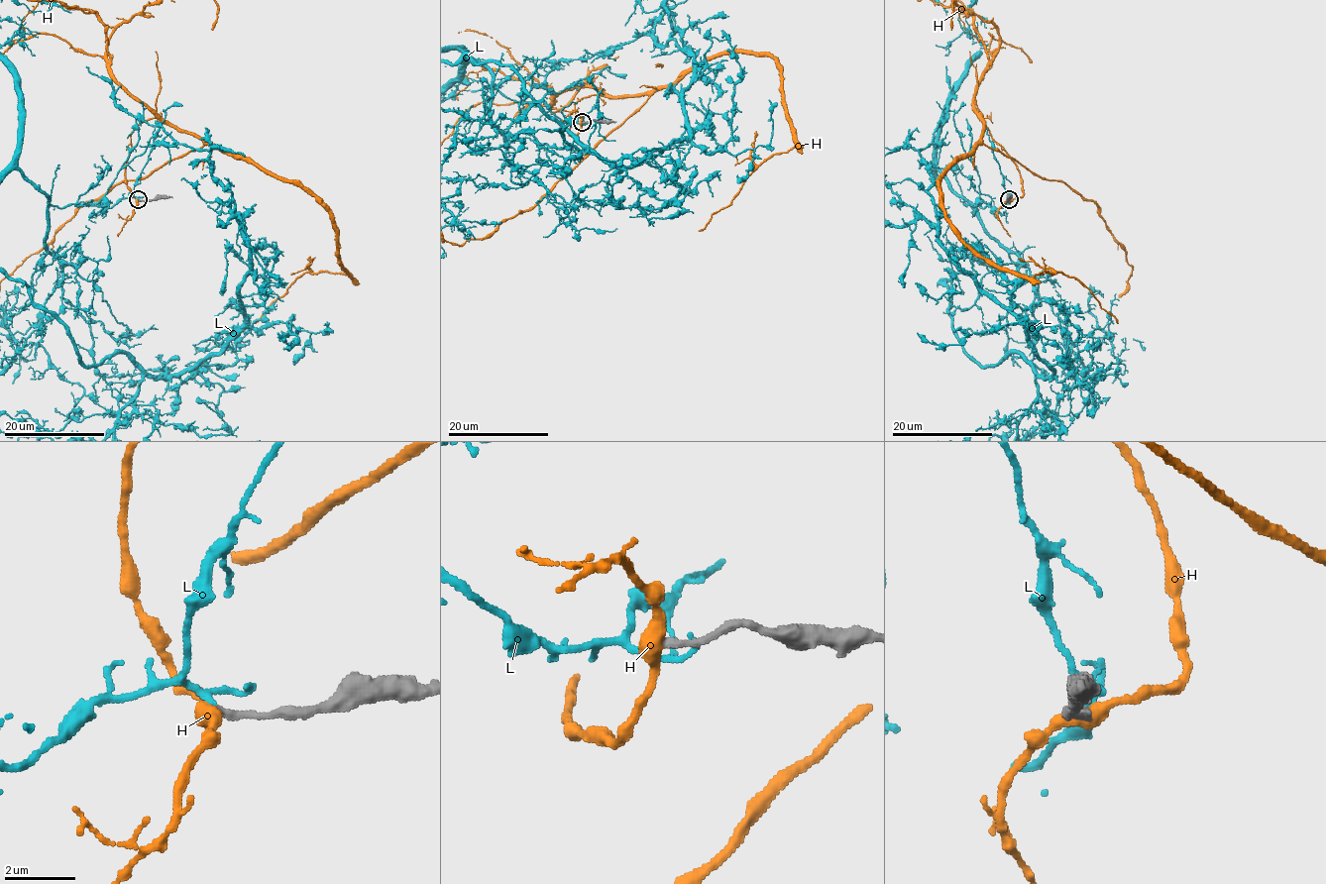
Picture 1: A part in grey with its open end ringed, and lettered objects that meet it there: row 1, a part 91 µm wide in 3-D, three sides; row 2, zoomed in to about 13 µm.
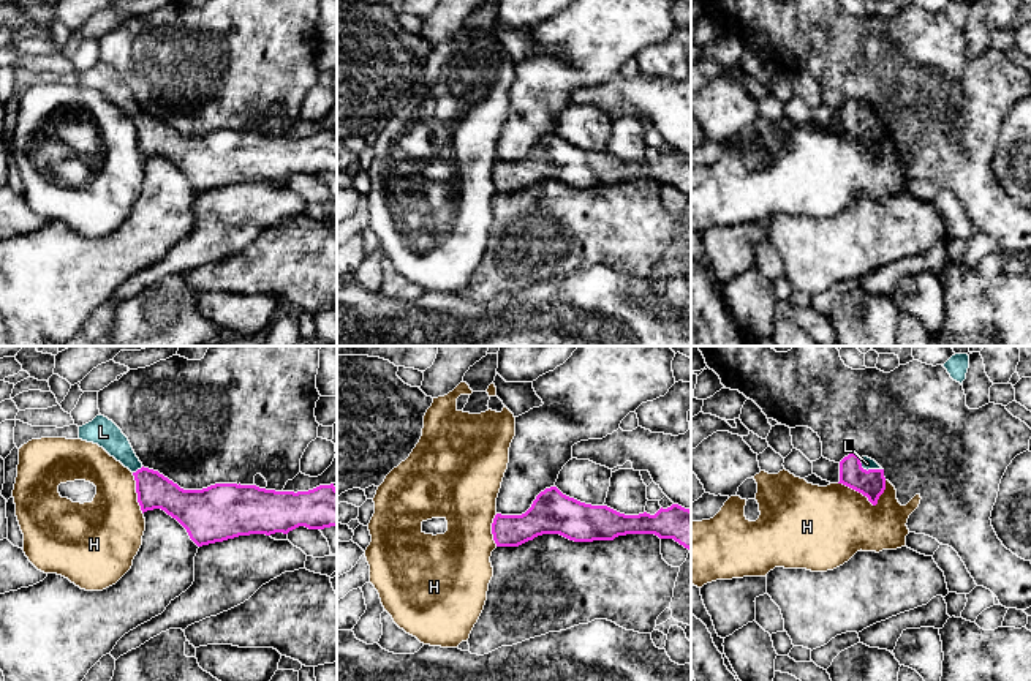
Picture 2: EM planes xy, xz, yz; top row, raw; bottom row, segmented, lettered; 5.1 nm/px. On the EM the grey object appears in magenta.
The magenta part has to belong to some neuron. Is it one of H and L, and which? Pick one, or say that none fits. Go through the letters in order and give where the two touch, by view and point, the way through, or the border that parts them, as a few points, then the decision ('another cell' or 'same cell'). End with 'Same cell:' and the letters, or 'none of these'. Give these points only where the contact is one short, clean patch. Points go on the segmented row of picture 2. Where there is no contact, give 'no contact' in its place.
H: meets magenta in yz at (865, 495); border along yz (838, 482), (861, 492), (873, 504), (886, 489); another cell
L: meets magenta in yz at (865, 470); runs through yz (872, 484), (865, 470), (867, 463); same cell
Same cell: L

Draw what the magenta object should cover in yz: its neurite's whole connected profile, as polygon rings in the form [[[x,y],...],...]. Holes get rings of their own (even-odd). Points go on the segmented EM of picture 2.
[[[849,453],[840,461],[840,482],[863,496],[876,506],[886,490],[884,469],[868,457]]]

